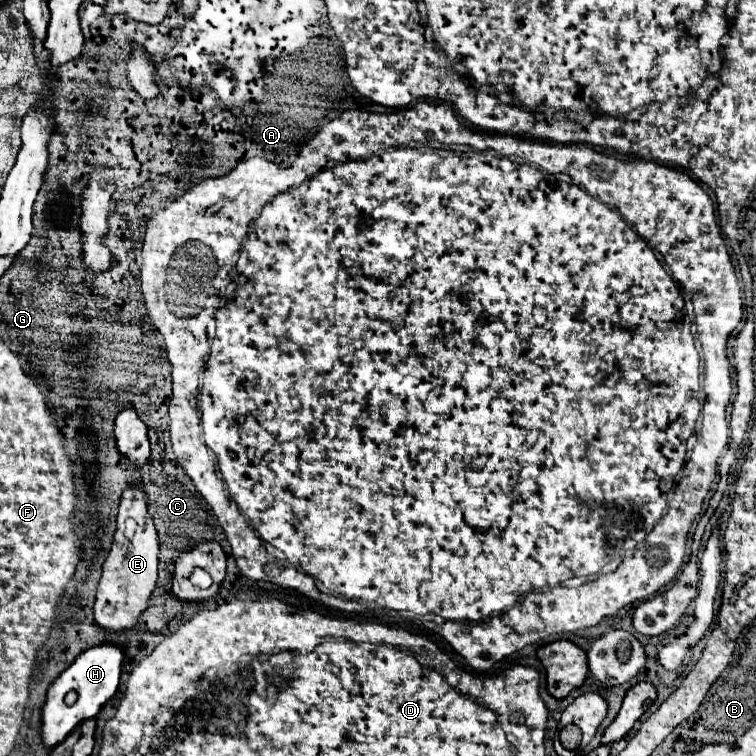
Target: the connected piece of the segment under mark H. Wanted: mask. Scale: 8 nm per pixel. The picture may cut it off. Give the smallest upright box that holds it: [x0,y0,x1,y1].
[40,644,122,752]

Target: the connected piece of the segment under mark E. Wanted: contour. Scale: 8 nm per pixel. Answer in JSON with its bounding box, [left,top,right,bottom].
[94,486,158,632]

